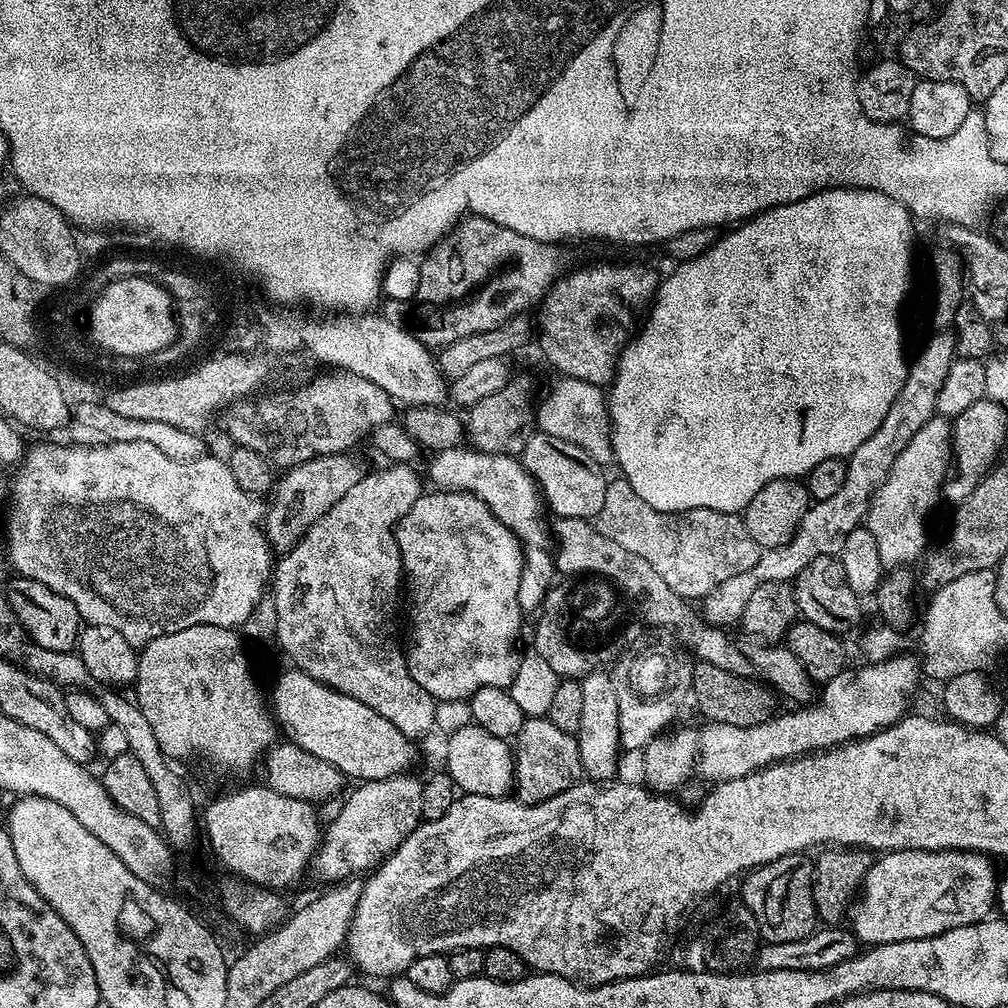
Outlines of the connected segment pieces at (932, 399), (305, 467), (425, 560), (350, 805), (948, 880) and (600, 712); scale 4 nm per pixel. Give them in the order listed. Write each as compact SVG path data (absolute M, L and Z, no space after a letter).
M951 329L940 330L927 340L916 358L914 356L911 359L906 382L898 392L898 397L894 398L882 425L847 457L845 485L833 497L811 503L798 530L787 543L781 547L765 549L754 566L736 574L732 579L727 579L722 586L704 598L702 616L707 624L728 628L732 623L739 623L747 602L750 602L750 597L758 586L766 582L791 583L814 558L839 555L849 534L865 521L869 502L888 477L898 454L906 448L914 434L935 415L938 394L956 358L955 353L956 338Z
M337 454L334 456L316 456L301 464L295 464L287 469L284 476L275 481L274 491L271 493L270 503L267 505L264 516L264 533L268 539L268 545L273 553L283 554L294 550L301 538L308 533L310 526L318 522L354 486L366 475L363 468L352 454Z
M428 490L420 495L418 502L414 502L414 506L410 506L410 510L404 518L397 522L395 533L400 561L404 567L402 576L406 581L406 592L407 595L408 592L412 595L412 609L408 612L409 618L412 619L412 641L409 642L408 648L406 644L410 678L414 678L414 682L418 682L418 686L422 686L422 690L426 690L426 694L430 694L438 702L441 700L467 701L479 688L486 686L509 689L516 674L518 663L516 639L520 636L520 618L522 618L518 602L518 586L522 578L524 548L520 541L509 528L502 526L502 522L498 522L498 518L494 518L494 514L486 506L486 502L482 502L474 494L443 490Z
M407 771L381 780L366 780L357 783L356 789L343 797L344 805L329 824L327 821L316 855L312 858L310 868L316 871L318 879L343 882L371 873L420 825L423 821L421 801L425 781L412 775Z
M902 850L885 852L873 859L864 883L850 908L850 930L864 946L906 942L918 938L930 938L958 926L979 924L989 919L996 904L998 871L991 859L982 852L923 852Z
M593 669L579 681L582 690L582 713L579 730L575 733L583 773L593 781L608 782L615 779L618 754L622 752L620 723L618 722L618 697L609 671Z

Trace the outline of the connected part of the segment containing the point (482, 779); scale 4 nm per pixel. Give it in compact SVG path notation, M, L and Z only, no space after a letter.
M470 723L447 737L445 771L465 795L505 797L515 783L515 753L511 745L477 724Z

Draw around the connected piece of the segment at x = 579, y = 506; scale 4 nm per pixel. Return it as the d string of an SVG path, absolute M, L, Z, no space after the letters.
M536 430L524 443L522 453L524 469L540 487L544 503L557 517L578 516L581 518L599 517L602 502L606 498L608 480L604 476L605 469L569 440L554 438L550 434Z

